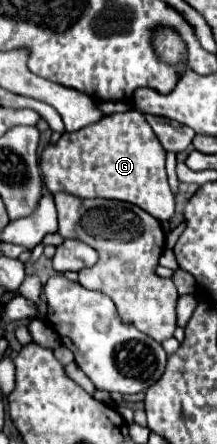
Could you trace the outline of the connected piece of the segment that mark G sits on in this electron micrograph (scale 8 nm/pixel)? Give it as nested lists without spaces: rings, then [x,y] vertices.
[[[139,110],[111,114],[77,132],[65,132],[61,140],[43,150],[41,174],[51,194],[67,192],[79,198],[111,198],[141,206],[165,222],[175,212],[175,198],[165,174],[167,152],[159,146],[151,126]]]

